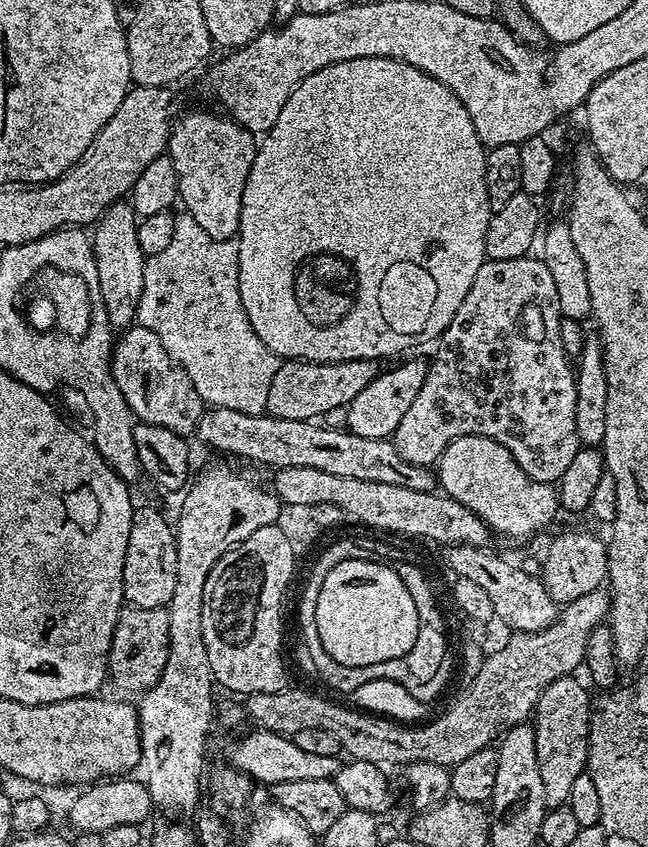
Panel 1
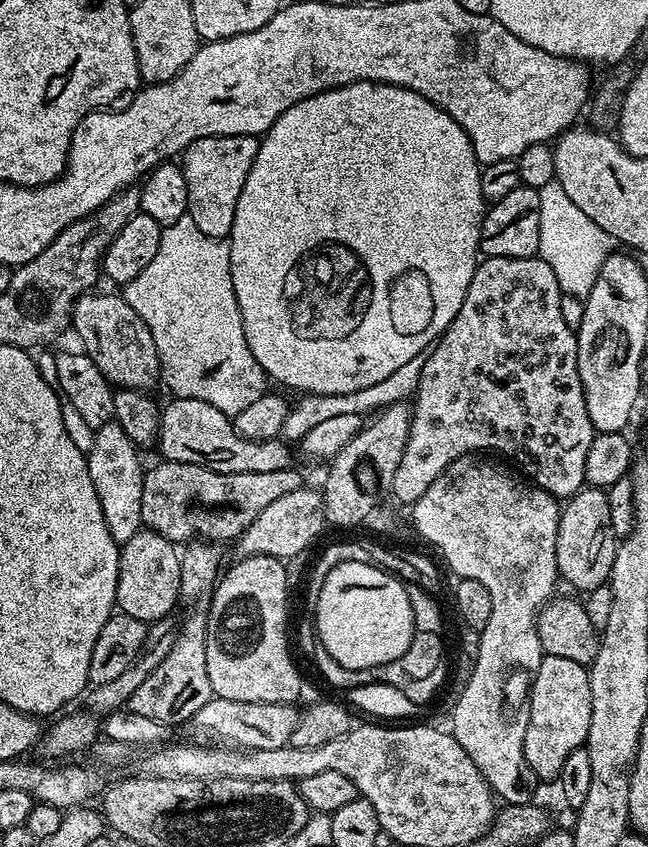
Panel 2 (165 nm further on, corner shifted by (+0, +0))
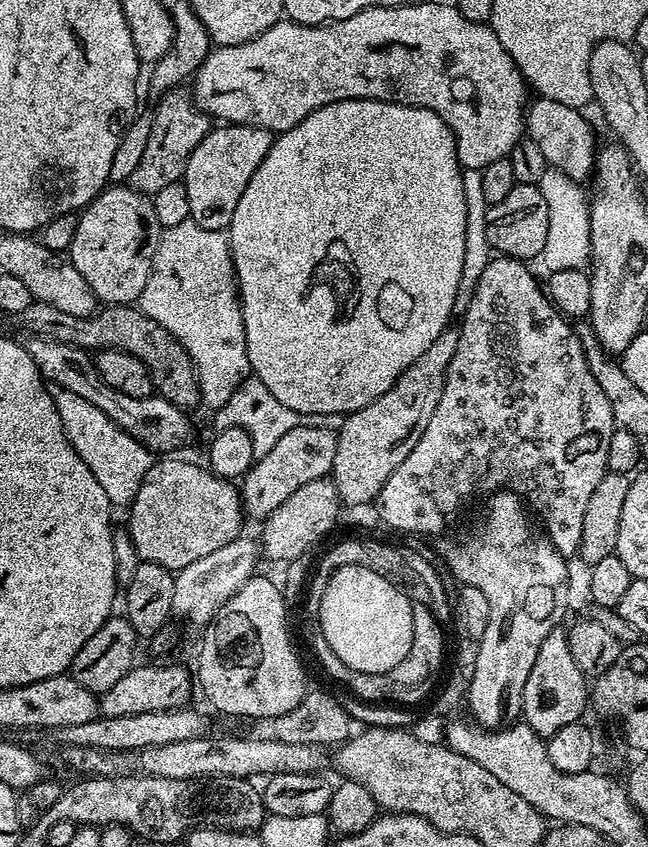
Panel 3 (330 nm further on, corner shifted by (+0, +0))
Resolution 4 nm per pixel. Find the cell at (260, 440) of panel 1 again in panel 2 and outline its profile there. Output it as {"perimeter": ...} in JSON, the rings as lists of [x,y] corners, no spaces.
{"perimeter":[[[172,398],[160,413],[160,432],[156,444],[164,460],[197,464],[222,474],[269,472],[289,467],[289,445],[283,439],[248,440],[236,433],[233,417],[222,414],[218,406],[198,398]]]}

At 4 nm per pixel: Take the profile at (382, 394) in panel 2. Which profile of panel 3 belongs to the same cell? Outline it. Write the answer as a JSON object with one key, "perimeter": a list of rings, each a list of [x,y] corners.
{"perimeter":[[[249,375],[240,384],[238,390],[230,396],[230,401],[226,402],[215,411],[214,420],[217,429],[240,428],[246,430],[251,436],[253,457],[260,459],[266,456],[271,449],[287,433],[297,429],[298,426],[317,427],[318,429],[330,430],[337,433],[346,420],[346,414],[302,414],[300,411],[291,410],[285,406],[278,398],[274,397],[262,380],[254,375]]]}

